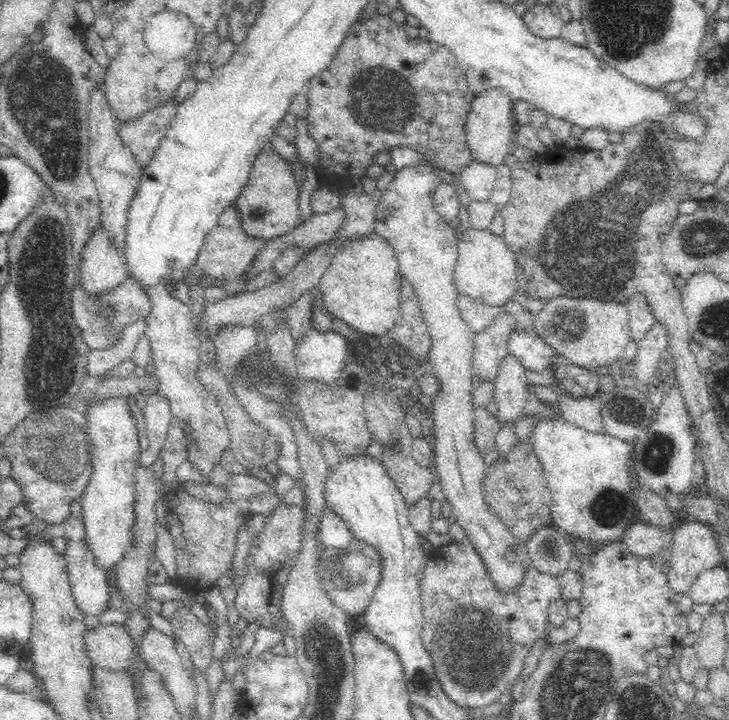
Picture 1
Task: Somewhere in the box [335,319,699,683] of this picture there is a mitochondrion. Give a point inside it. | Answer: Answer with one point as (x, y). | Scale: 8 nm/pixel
(607, 507)

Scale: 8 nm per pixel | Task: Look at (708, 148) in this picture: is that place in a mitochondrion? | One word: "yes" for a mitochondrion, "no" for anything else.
no

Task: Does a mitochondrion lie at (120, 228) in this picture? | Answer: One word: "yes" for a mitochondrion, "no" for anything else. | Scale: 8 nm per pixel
no

